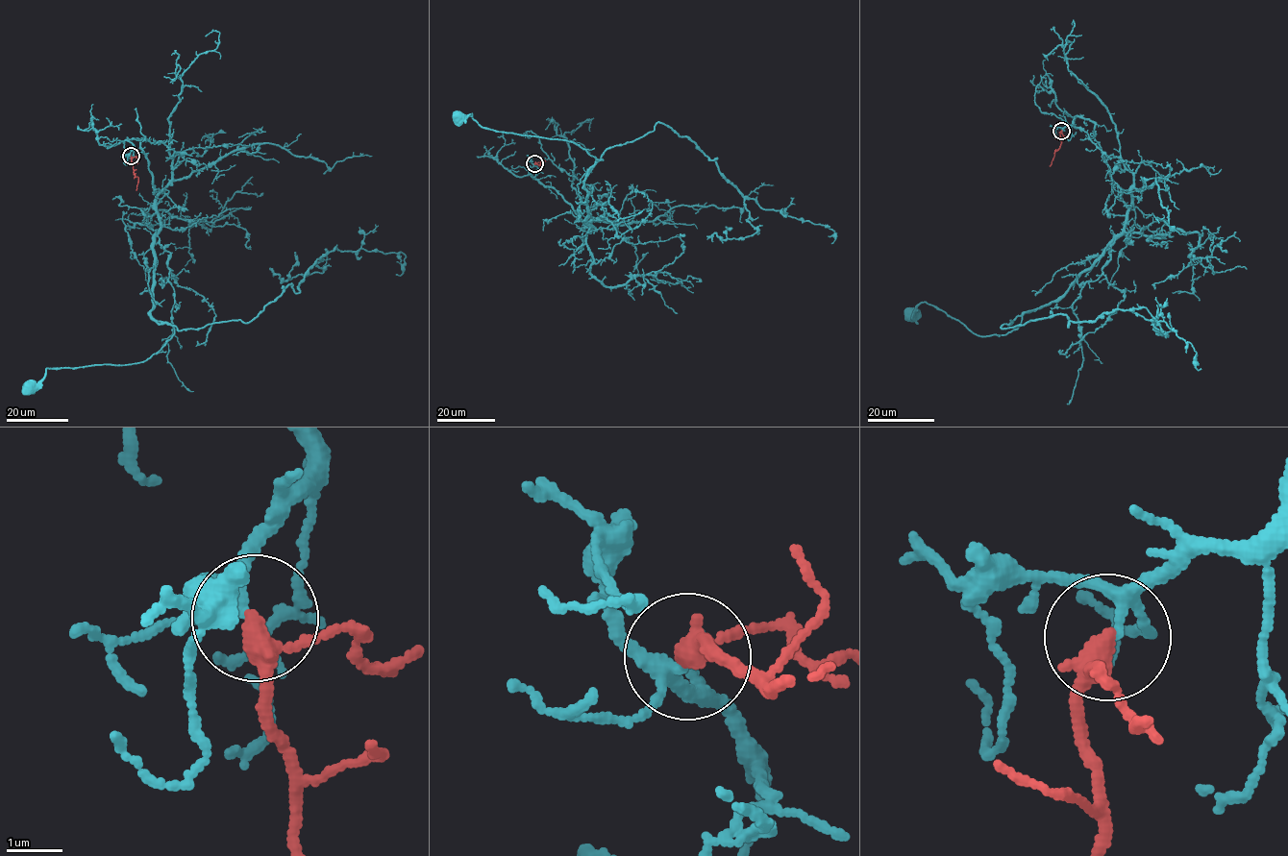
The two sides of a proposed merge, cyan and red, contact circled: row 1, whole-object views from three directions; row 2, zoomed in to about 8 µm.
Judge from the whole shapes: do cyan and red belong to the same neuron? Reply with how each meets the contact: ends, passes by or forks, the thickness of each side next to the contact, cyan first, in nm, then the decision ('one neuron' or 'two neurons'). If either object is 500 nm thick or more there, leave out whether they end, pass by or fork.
cyan forks | red passes by | 160/320 nm | one neuron

